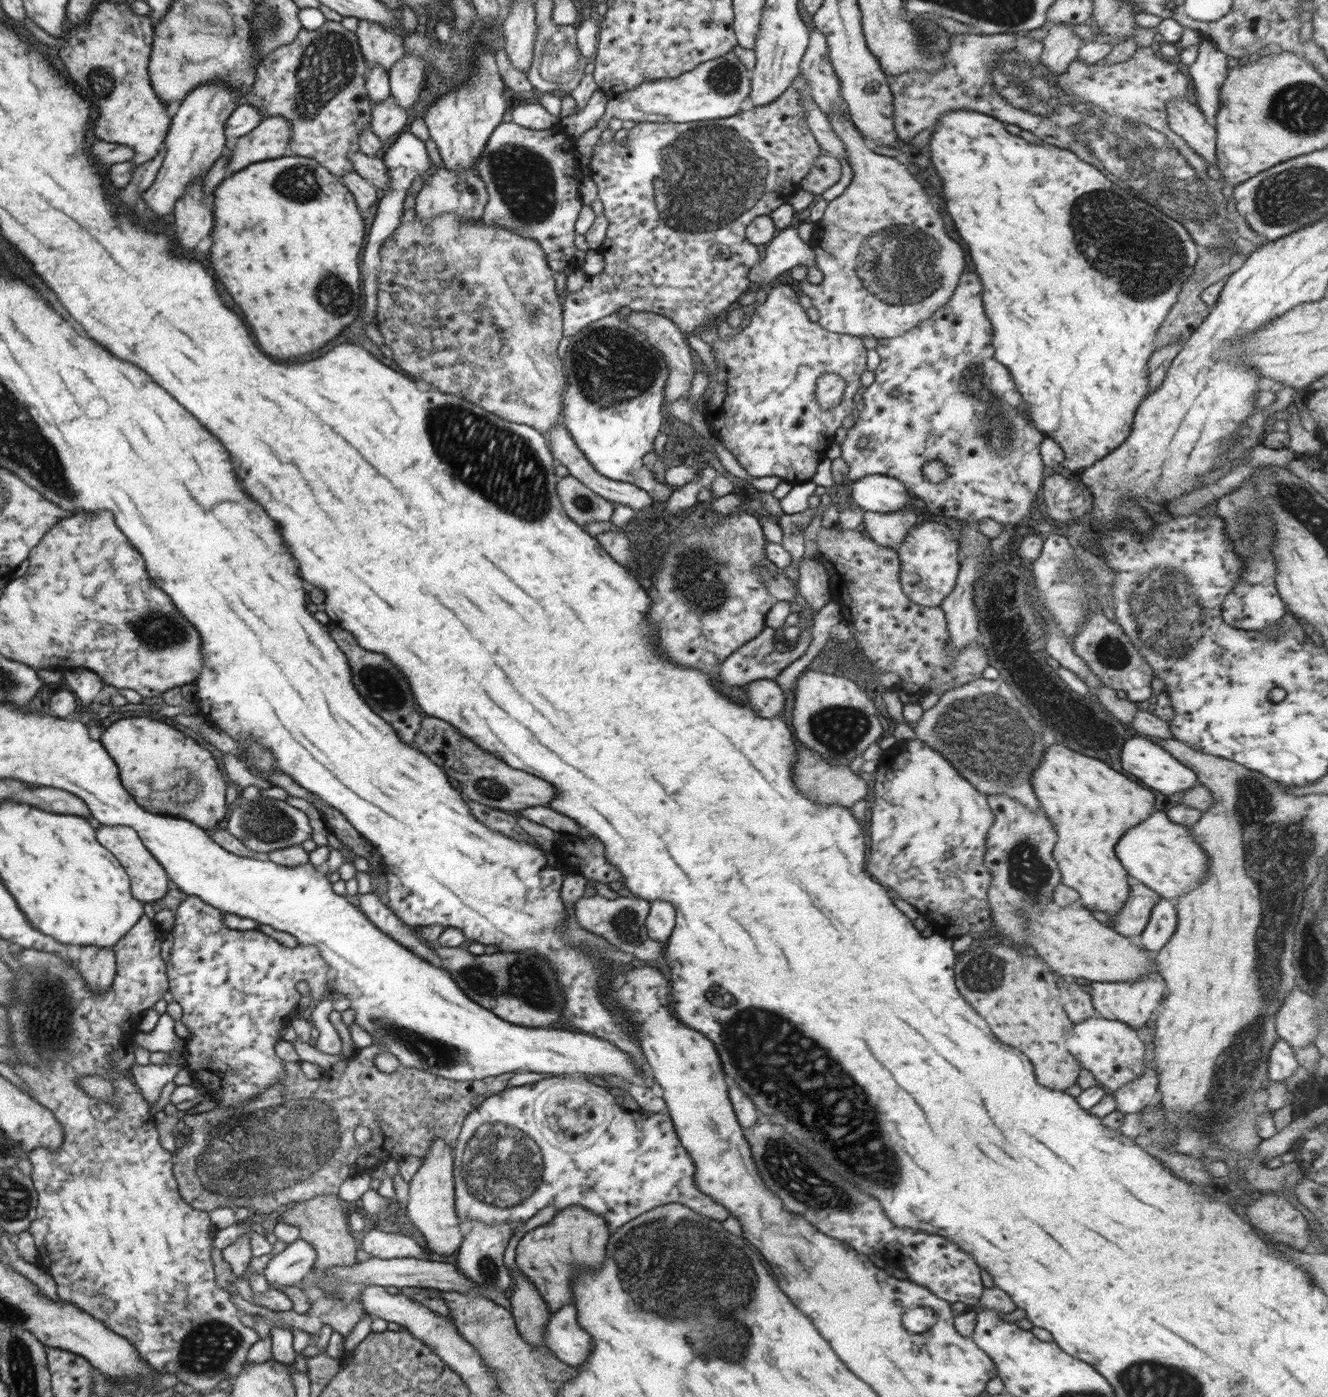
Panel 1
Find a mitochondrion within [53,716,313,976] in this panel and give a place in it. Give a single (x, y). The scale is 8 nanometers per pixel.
(268, 824)

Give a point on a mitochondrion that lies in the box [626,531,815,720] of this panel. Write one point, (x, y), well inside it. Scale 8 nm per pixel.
(700, 581)

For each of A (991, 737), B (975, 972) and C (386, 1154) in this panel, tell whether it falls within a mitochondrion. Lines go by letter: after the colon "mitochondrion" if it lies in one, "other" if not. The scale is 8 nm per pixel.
A: mitochondrion
B: mitochondrion
C: other

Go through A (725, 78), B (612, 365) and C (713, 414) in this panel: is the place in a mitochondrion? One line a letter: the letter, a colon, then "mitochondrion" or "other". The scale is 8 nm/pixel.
A: mitochondrion
B: mitochondrion
C: other

